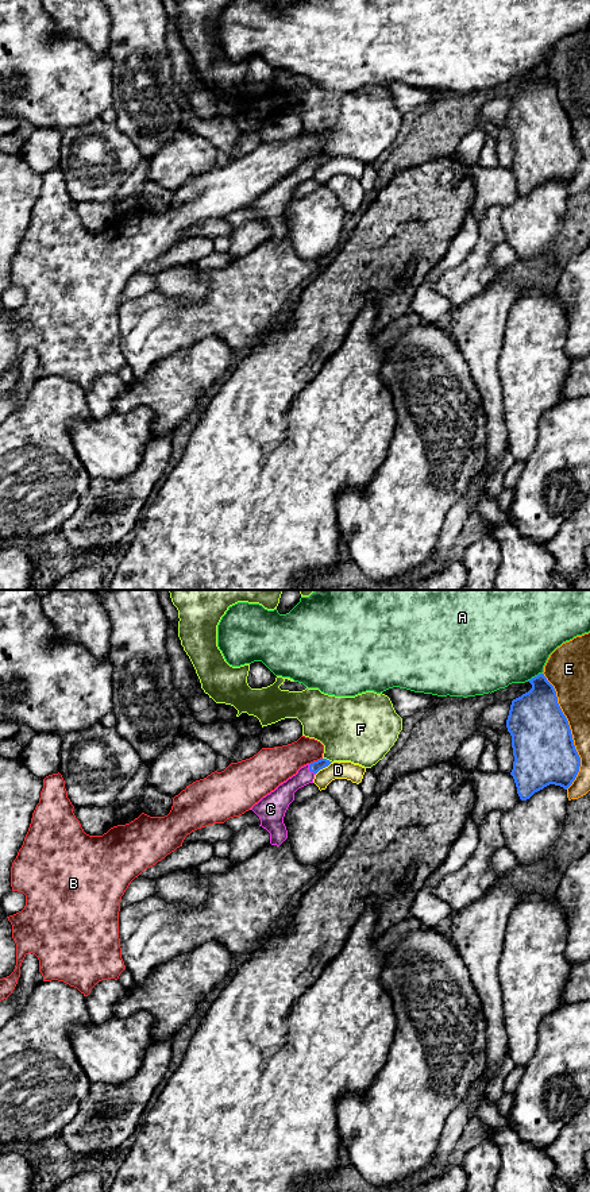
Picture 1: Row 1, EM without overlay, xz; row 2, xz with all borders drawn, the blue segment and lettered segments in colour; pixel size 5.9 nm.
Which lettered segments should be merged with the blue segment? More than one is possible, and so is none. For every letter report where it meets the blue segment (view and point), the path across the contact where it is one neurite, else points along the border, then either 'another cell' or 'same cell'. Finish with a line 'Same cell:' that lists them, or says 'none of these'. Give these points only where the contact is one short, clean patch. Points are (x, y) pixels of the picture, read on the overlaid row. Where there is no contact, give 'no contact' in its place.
A: meets blue in xz at (535, 676); another cell
B: meets blue in xz at (315, 762); another cell
C: meets blue in xz at (309, 770); runs through xz (315, 767), (309, 770), (280, 799); same cell
D: meets blue in xz at (323, 767); border along xz (331, 762), (316, 774); another cell
E: meets blue in xz at (570, 730); another cell
F: meets blue in xz at (328, 760); border along xz (323, 757), (332, 762); another cell
Same cell: C

